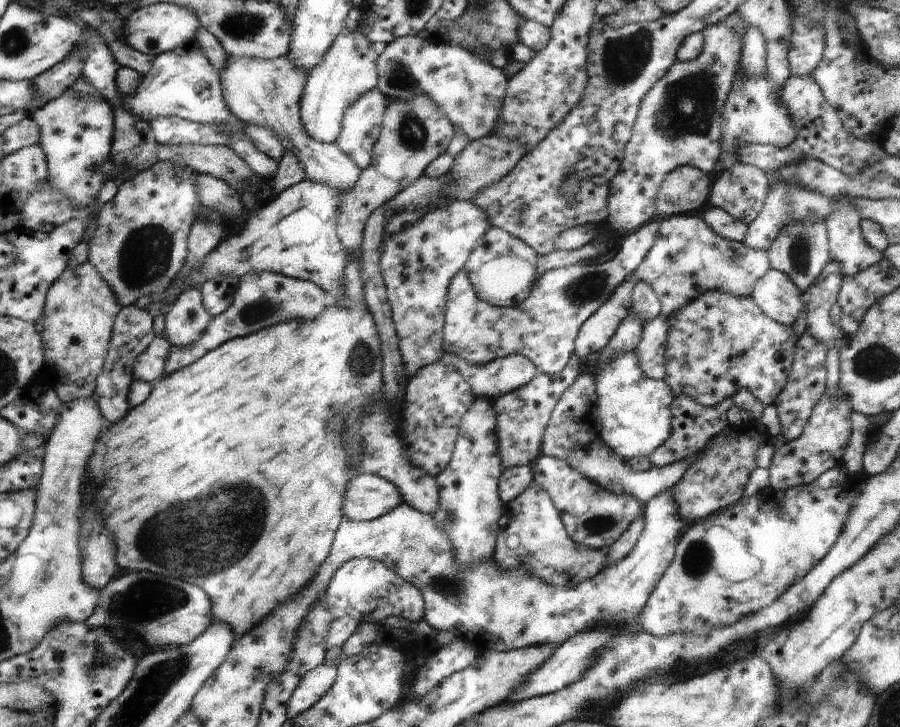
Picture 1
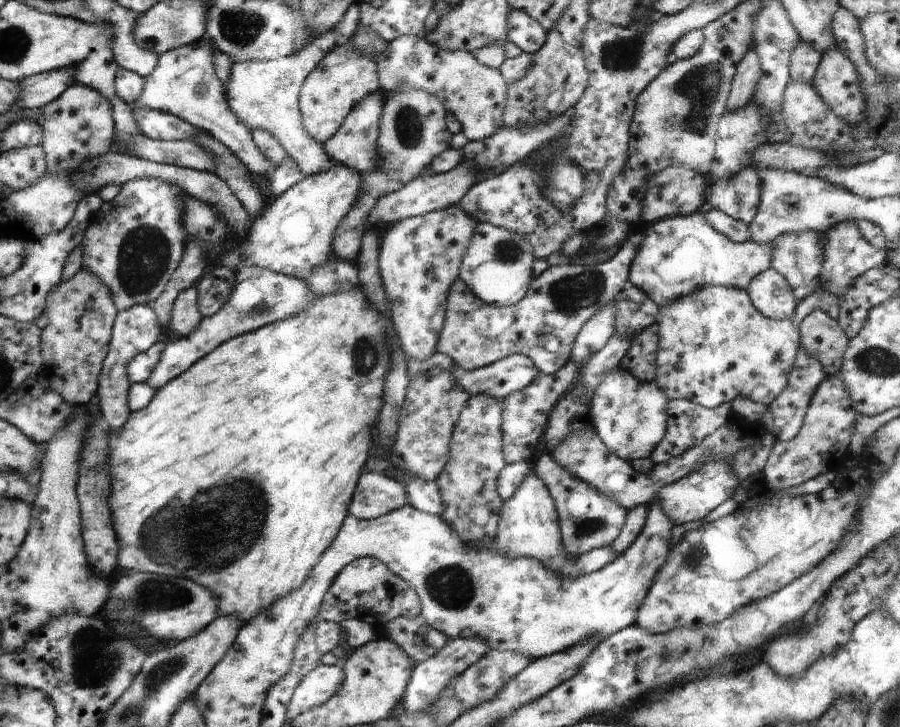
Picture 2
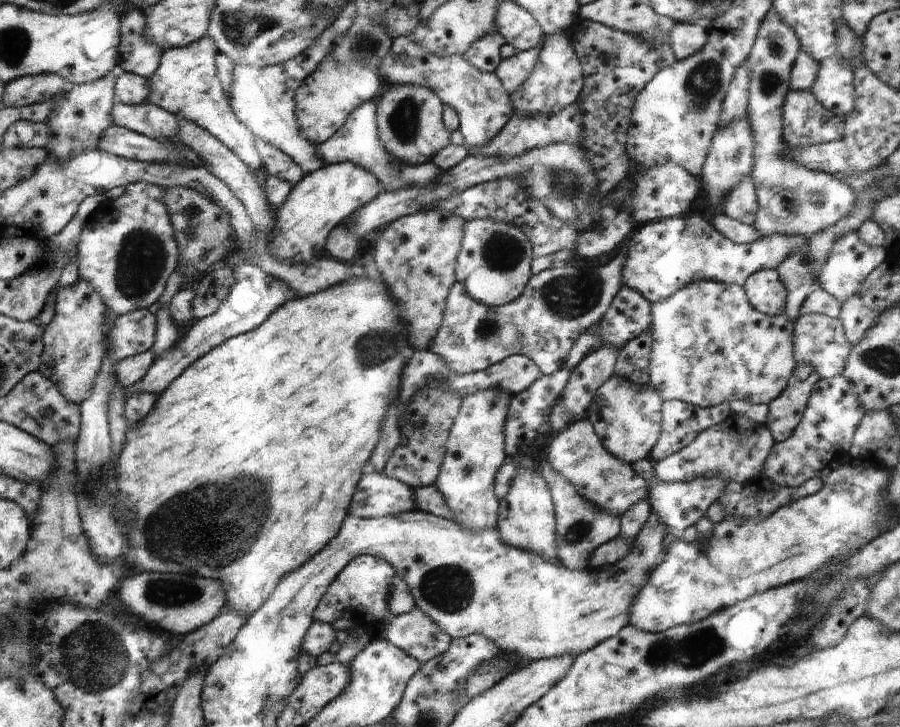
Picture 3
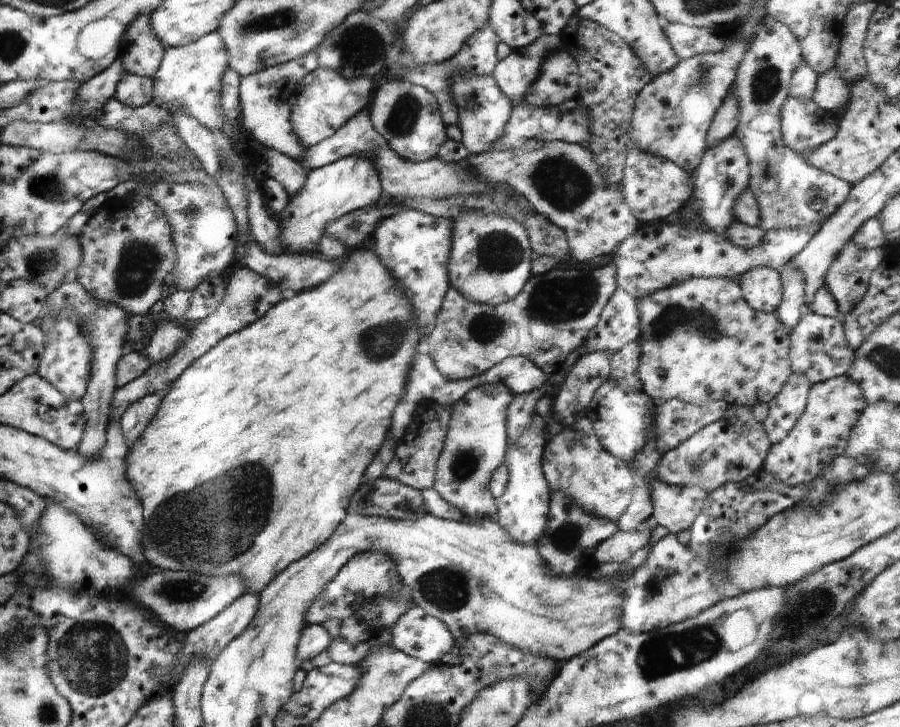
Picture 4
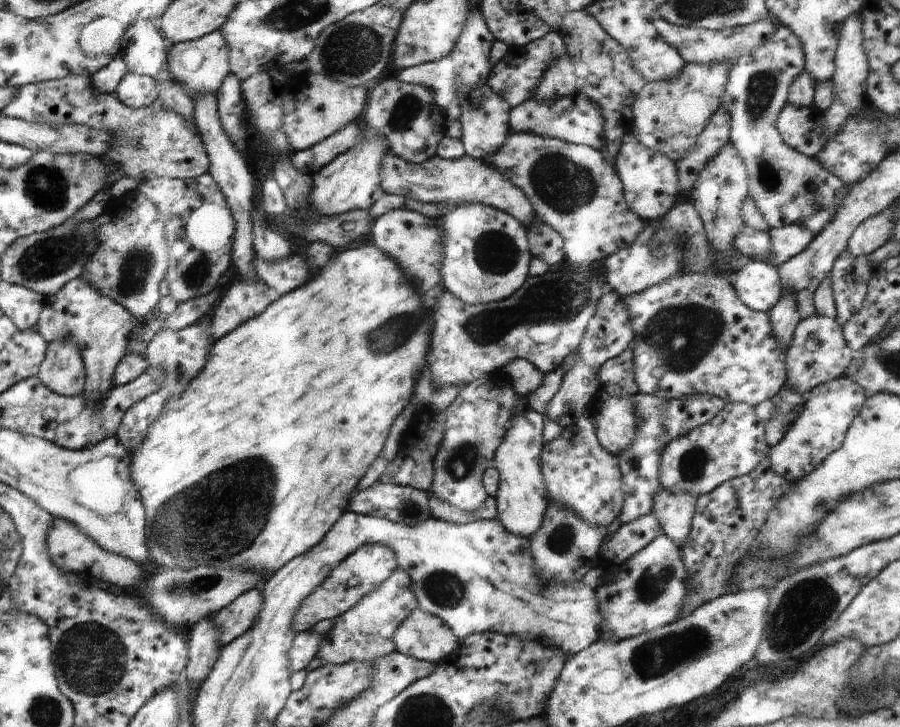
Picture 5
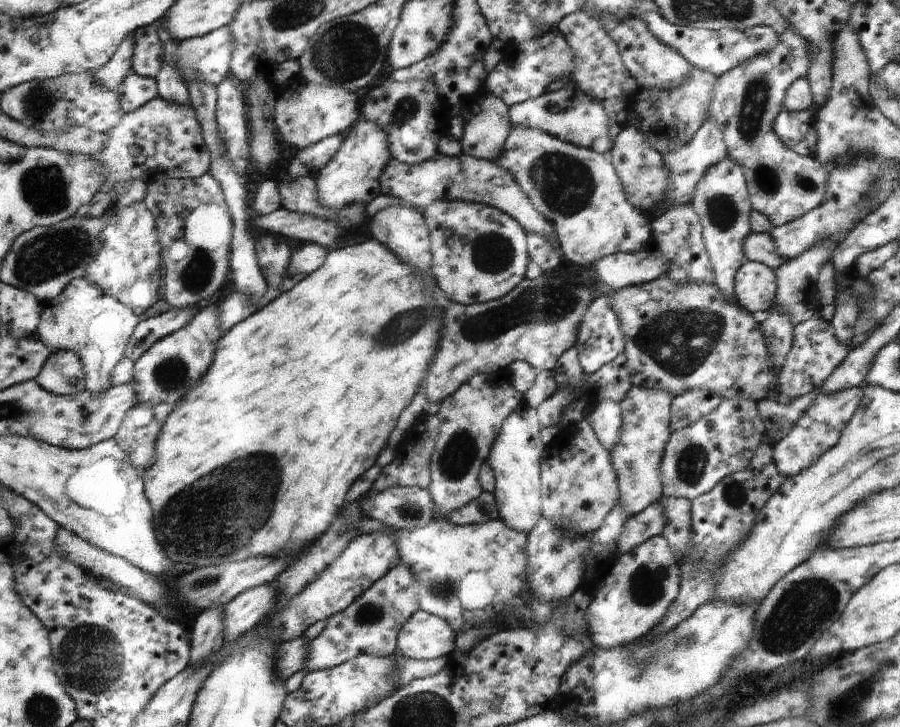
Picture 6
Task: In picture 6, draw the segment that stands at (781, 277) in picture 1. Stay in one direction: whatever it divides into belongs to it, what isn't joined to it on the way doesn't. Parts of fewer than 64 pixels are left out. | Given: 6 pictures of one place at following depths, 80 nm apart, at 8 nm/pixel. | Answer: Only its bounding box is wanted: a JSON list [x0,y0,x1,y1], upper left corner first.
[734,260,775,312]

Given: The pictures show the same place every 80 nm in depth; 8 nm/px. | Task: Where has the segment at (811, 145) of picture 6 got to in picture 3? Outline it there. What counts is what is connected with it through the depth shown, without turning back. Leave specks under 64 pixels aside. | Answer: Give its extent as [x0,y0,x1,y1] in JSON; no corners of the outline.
[783,88,846,147]

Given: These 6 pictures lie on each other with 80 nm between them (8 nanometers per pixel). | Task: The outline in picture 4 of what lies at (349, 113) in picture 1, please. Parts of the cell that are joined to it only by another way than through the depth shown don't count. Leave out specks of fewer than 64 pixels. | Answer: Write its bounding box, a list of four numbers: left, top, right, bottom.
[302,108,524,201]

